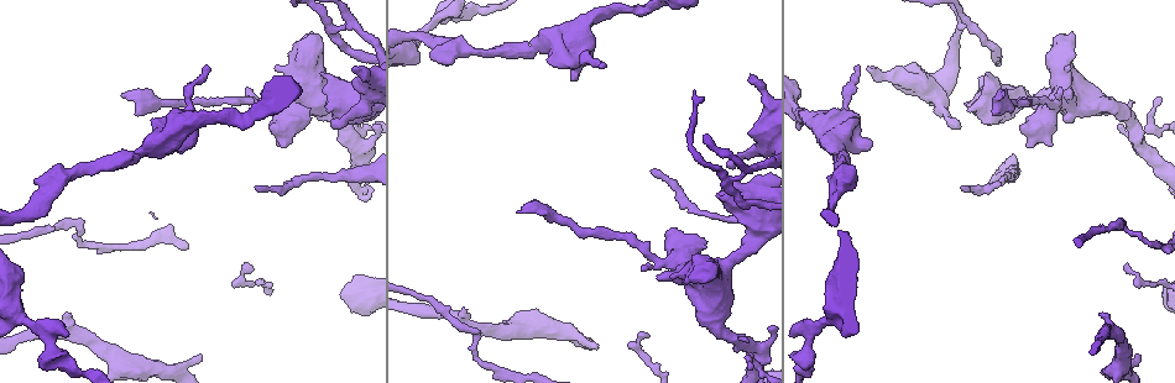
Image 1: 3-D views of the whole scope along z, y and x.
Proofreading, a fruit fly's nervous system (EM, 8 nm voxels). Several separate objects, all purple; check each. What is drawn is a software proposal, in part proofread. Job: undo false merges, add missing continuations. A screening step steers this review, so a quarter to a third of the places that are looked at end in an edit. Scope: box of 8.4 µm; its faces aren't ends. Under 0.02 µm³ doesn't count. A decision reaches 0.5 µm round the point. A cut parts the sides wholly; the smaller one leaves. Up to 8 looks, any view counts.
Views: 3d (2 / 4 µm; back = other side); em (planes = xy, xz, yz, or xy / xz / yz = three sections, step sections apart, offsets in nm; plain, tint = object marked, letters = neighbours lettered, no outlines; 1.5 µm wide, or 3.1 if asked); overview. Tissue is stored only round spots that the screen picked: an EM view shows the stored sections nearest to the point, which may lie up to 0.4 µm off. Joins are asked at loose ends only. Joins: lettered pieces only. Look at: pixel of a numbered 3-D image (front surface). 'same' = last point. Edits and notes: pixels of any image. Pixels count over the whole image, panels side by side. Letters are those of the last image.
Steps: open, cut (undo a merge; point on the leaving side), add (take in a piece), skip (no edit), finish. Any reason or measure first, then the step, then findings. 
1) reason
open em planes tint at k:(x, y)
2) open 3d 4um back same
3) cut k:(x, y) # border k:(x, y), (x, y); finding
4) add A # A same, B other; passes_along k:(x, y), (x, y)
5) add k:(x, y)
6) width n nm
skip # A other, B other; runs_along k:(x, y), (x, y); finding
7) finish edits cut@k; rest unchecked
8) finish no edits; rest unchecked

long arm stops here
open em yz step 4 tint at 1:(256, 188)

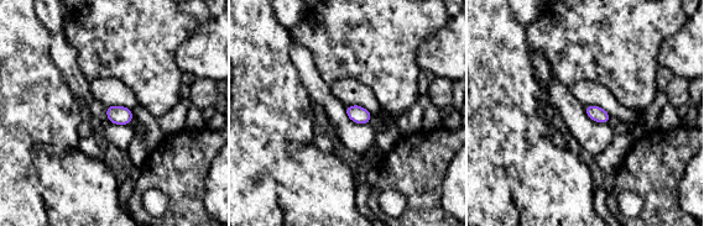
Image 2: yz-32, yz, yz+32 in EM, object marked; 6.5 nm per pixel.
open em planes tint same

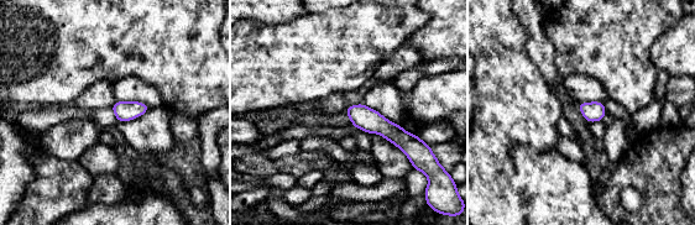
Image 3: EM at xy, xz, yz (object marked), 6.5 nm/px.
open em planes letters same

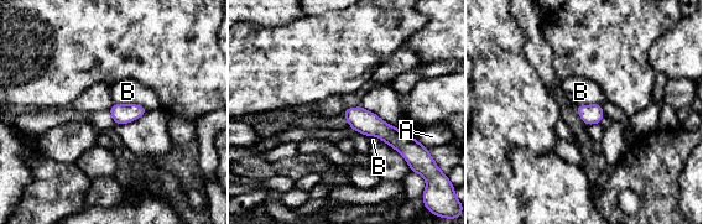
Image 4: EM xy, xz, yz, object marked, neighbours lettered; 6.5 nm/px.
skip # A other, B other; runs_along 4:(347, 112), (394, 136), (410, 151); none of them fits

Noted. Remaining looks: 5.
three arms meet
open em planes letters at 1:(1138, 136)

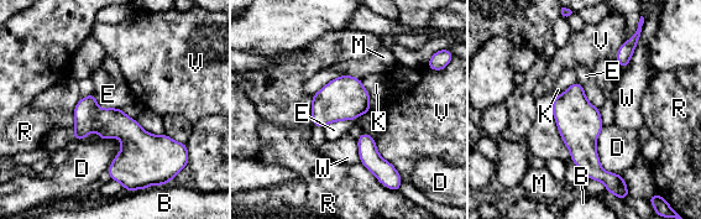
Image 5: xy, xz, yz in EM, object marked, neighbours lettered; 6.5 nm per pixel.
longest_contact D 340 nm
skip # B other, D other, E other, K other, M other, R other, V other, W other; border 5:(603, 126), (599, 162), (620, 175); continuous, no second neuron

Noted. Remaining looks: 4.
free end
open 3d 4um at 1:(201, 354)

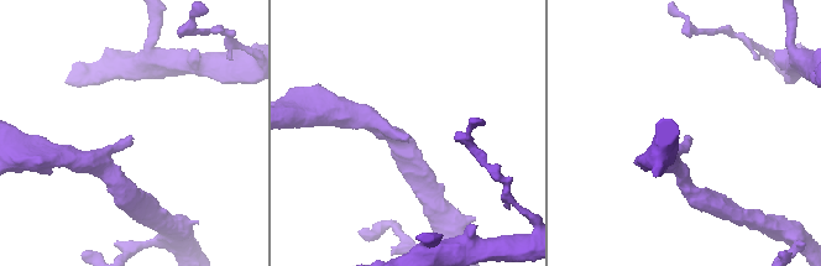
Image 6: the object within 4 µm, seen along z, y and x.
open em xy step 8 letters at 6:(408, 140)

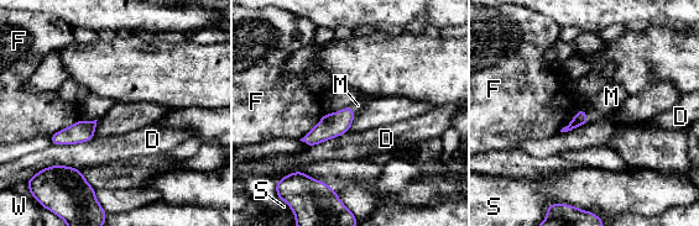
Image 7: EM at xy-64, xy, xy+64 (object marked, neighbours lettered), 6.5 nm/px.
longest_contact D 280 nm
add M # D other, F other, M same, S other, W other; the neuron continues

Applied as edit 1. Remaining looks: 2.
finish edits add@7; rest unchecked

